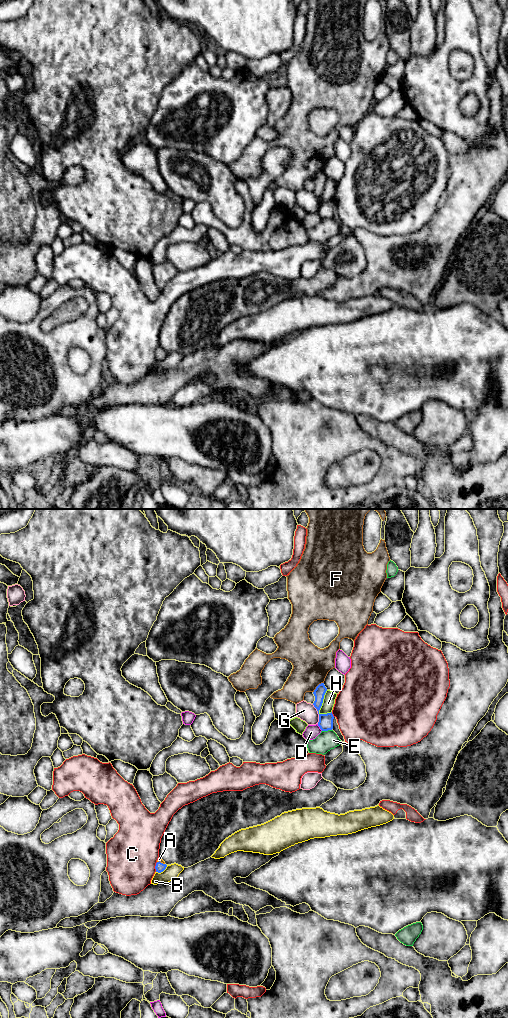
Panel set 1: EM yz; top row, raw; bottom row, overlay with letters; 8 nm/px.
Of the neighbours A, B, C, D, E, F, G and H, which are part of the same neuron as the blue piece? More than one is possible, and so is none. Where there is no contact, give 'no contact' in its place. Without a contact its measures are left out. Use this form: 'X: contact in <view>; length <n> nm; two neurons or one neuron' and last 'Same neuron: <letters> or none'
A: contact in yz; length 70 nm; one neuron
B: contact in yz; length 110 nm; two neurons
C: contact in yz; length 80 nm; two neurons
D: contact in yz; length 70 nm; two neurons
E: contact in yz; length 80 nm; two neurons
F: contact in yz; length 120 nm; two neurons
G: contact in yz; length 170 nm; two neurons
H: contact in yz; length 220 nm; two neurons
Same neuron: A

